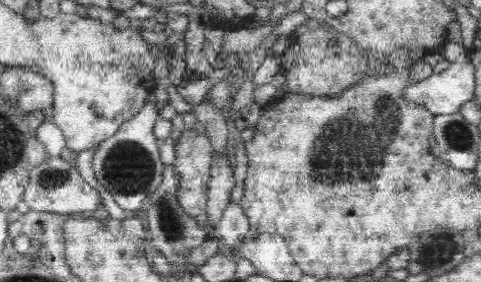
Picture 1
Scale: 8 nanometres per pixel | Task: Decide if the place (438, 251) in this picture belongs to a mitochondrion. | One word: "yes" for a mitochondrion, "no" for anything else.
yes

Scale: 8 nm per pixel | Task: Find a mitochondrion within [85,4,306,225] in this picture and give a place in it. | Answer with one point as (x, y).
(128, 168)

